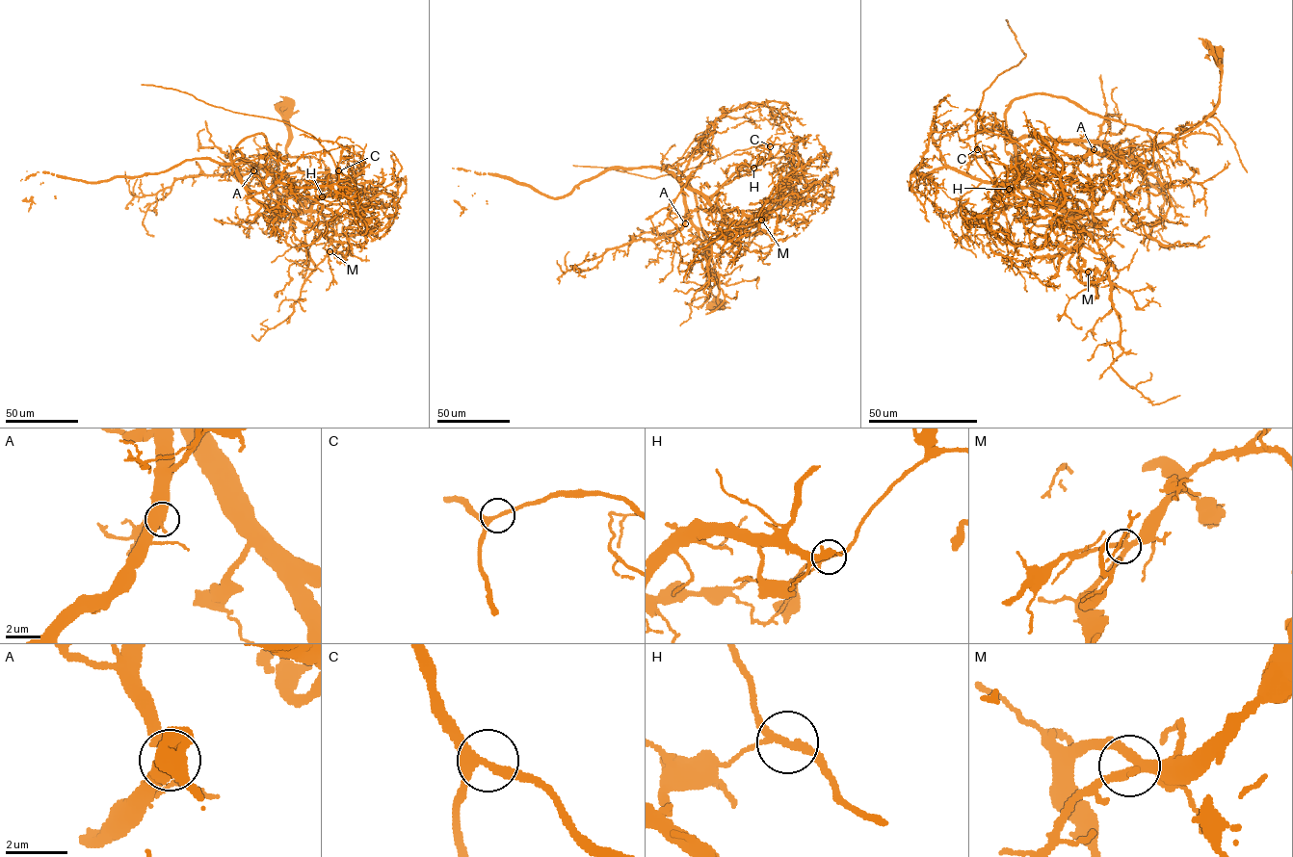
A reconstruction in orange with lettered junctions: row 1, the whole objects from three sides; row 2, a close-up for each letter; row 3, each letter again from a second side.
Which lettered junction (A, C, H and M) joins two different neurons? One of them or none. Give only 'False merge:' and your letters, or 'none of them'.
False merge: H

